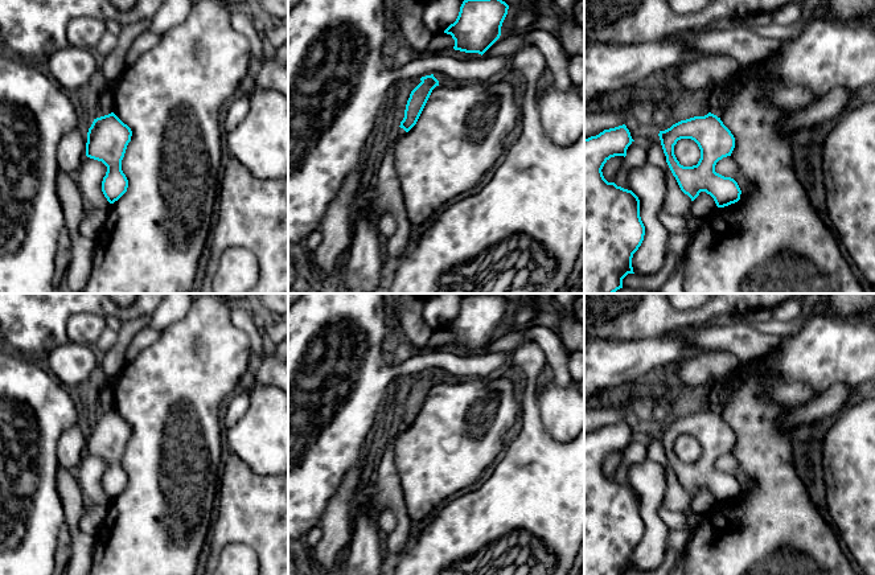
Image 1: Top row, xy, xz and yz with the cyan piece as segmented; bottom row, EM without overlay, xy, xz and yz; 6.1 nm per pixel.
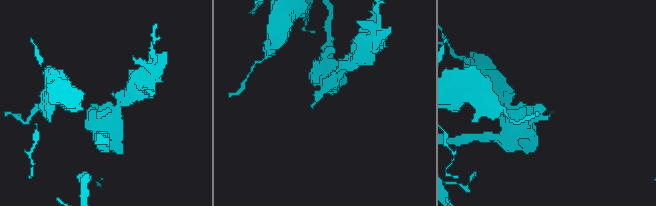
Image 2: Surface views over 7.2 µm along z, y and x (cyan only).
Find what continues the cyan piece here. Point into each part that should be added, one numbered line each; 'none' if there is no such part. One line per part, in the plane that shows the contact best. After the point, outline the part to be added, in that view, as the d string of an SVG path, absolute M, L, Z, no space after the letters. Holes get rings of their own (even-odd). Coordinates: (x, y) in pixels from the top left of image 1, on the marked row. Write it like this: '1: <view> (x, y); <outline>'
none

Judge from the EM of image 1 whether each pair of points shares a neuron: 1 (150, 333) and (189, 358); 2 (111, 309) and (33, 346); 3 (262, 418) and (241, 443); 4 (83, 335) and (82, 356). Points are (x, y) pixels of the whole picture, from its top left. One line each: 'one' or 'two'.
1: two
2: one
3: one
4: two

